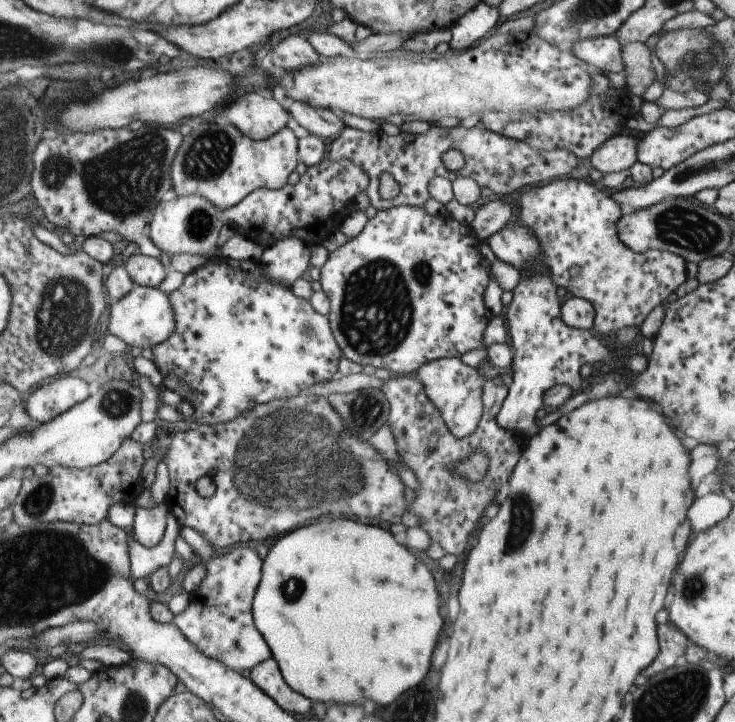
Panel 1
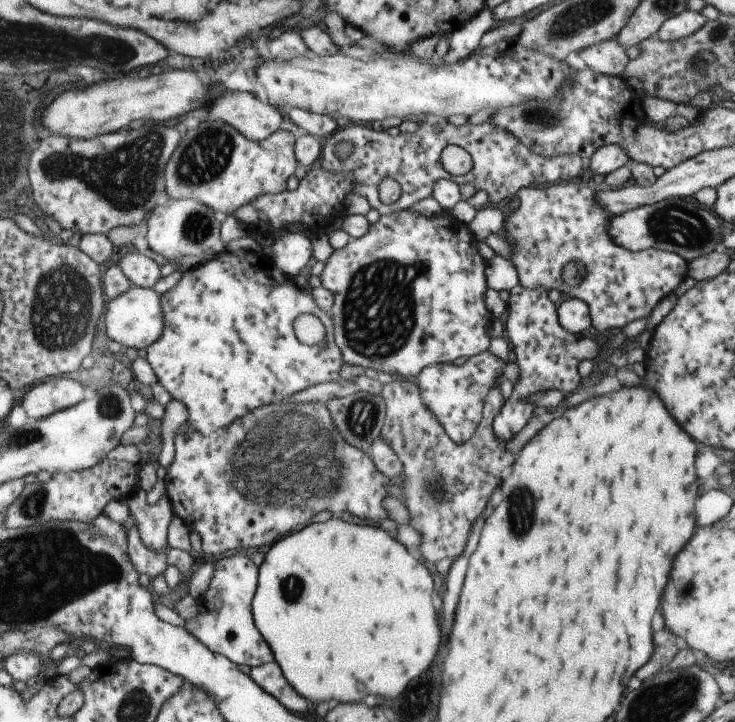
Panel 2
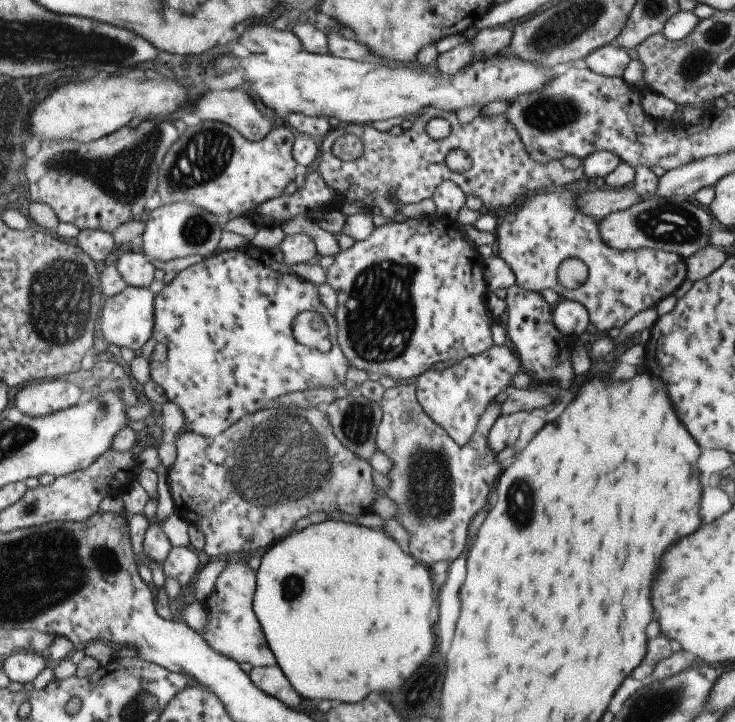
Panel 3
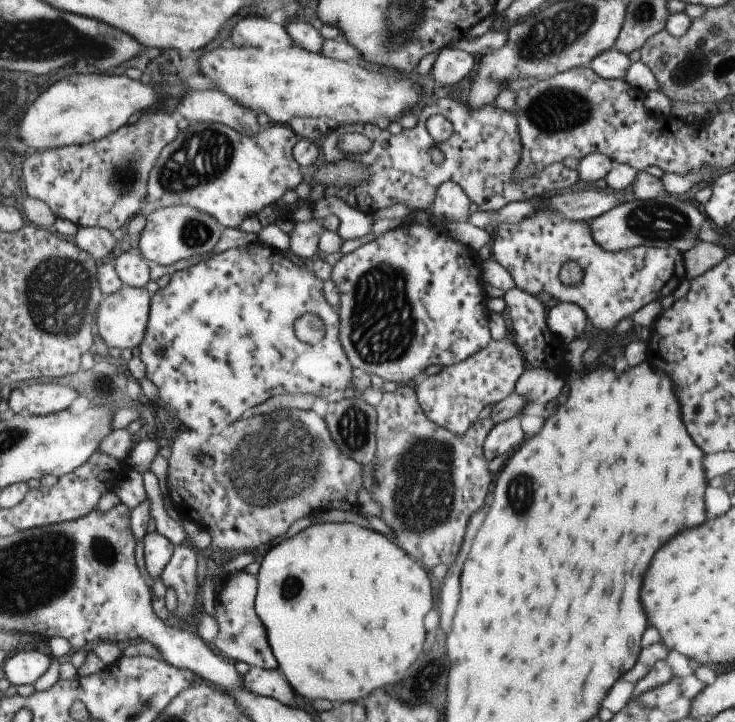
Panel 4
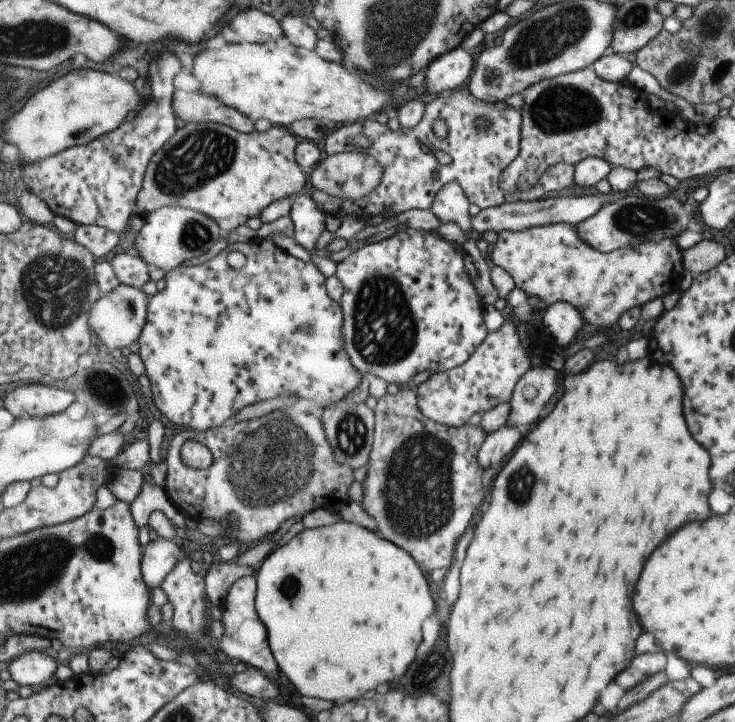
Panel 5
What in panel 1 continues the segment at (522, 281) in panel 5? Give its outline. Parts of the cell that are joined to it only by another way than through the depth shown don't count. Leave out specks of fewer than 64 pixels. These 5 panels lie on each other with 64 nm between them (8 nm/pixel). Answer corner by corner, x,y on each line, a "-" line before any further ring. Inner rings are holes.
553,180
519,192
517,222
531,228
543,248
543,261
553,284
562,286
568,296
587,300
593,306
592,329
597,334
628,326
640,326
658,304
665,301
686,281
686,263
673,253
647,251
635,253
619,238
615,224
626,213
611,196
603,194
585,180

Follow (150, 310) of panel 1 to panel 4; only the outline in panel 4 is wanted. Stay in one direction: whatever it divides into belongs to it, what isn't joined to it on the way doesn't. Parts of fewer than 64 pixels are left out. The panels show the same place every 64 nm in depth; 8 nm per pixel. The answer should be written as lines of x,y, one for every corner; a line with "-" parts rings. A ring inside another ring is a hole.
121,285
115,292
104,295
96,306
95,328
108,348
133,348
143,338
146,327
150,296
143,287

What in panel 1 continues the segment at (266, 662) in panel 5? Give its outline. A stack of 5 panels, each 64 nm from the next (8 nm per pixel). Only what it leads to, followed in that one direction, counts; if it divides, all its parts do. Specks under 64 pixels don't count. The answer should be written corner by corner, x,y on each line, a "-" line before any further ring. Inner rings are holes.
180,527
179,538
189,544
193,554
199,557
201,579
197,588
189,593
185,610
173,616
171,624
193,644
201,656
221,662
223,666
240,672
250,670
270,658
265,640
255,628
251,615
252,599
260,580
262,560
253,547
239,547
227,554
215,556
209,540
201,532

